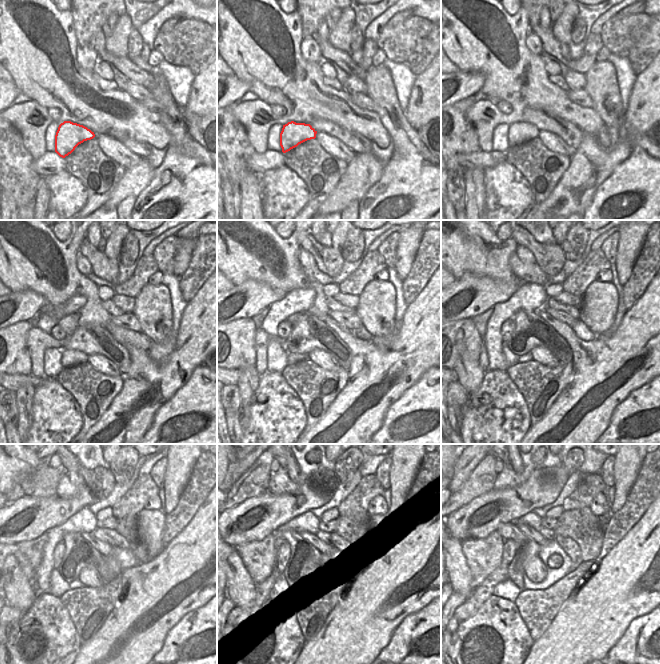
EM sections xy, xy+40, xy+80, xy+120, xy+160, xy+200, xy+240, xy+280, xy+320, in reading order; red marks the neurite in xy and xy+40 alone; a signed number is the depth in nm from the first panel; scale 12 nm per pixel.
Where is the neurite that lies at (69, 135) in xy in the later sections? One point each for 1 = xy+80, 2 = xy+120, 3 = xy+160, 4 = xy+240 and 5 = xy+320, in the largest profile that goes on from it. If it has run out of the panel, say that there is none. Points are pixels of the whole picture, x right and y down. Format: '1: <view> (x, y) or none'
1: xy+80 (520, 132)
2: xy+120 (70, 357)
3: xy+160 (292, 358)
4: xy+240 (77, 583)
5: xy+320 (527, 585)

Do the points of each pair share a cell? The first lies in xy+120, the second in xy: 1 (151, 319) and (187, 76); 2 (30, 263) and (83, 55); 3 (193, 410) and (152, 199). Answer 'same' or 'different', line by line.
1: different
2: different
3: same

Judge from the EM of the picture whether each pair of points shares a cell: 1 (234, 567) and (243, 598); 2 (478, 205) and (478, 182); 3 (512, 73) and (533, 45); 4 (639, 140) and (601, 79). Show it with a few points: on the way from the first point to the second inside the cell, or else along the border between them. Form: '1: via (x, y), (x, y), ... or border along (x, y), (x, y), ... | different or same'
1: via (237, 575), (241, 590) | same
2: via (478, 199), (478, 188) | same
3: border along (529, 31), (526, 46), (540, 56) | different
4: via (623, 127), (613, 117), (605, 95) | same

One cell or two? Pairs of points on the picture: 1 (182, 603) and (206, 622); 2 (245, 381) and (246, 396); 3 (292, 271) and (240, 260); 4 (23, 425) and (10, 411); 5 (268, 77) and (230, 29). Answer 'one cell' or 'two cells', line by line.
1: two cells
2: one cell
3: one cell
4: two cells
5: one cell

